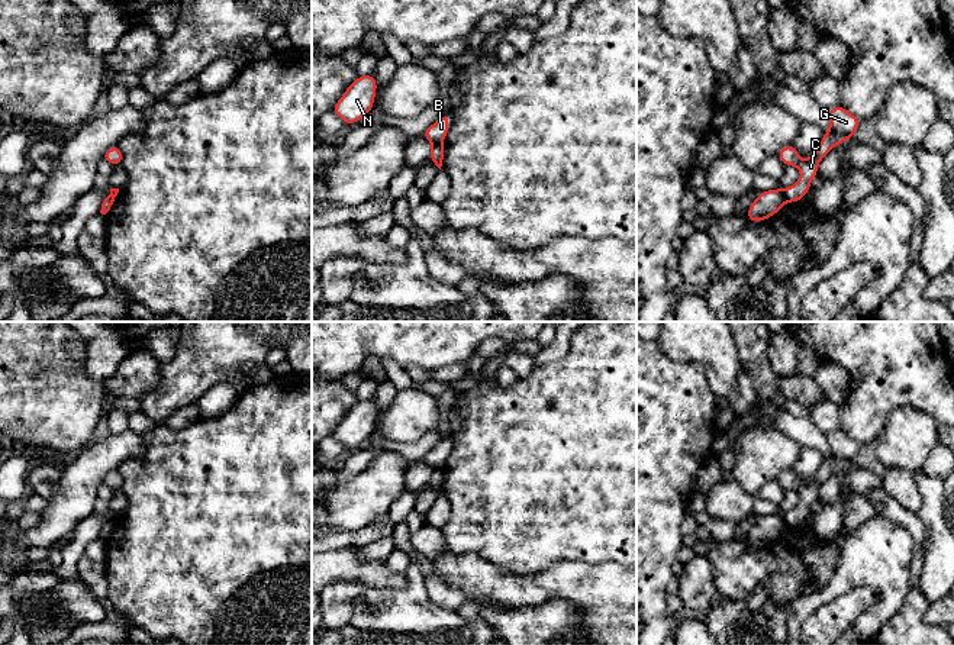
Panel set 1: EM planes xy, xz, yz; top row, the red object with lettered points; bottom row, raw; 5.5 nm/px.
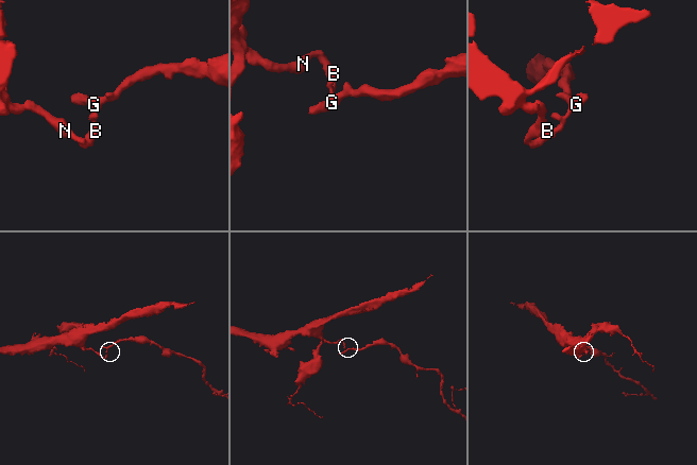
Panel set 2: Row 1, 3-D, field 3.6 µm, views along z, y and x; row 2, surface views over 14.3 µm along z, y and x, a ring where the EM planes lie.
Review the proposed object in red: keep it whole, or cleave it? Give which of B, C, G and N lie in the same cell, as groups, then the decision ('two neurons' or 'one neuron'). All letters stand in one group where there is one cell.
B N / C G | two neurons

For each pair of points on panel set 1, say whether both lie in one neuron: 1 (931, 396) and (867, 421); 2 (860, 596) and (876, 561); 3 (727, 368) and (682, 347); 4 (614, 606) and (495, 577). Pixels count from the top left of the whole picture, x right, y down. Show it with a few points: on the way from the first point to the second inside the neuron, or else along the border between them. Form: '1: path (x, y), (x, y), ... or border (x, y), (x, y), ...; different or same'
1: path (915, 396), (890, 396), (882, 405); same
2: border (879, 593), (866, 586), (856, 586), (834, 600); different
3: path (715, 357), (705, 347), (693, 347); same
4: path (585, 586), (524, 586); same

